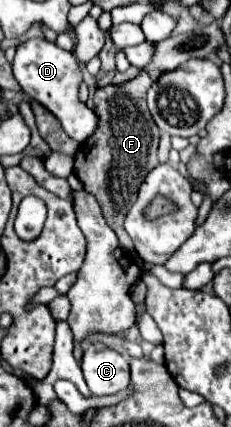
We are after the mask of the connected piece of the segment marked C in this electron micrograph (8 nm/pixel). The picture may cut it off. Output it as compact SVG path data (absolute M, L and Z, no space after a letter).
M90 345L86 351L84 351L84 357L82 357L82 373L84 373L84 379L90 387L90 391L94 395L114 395L122 389L126 389L130 385L130 365L128 365L128 359L124 355L120 355L118 351L106 347L102 351L98 351L94 345Z

